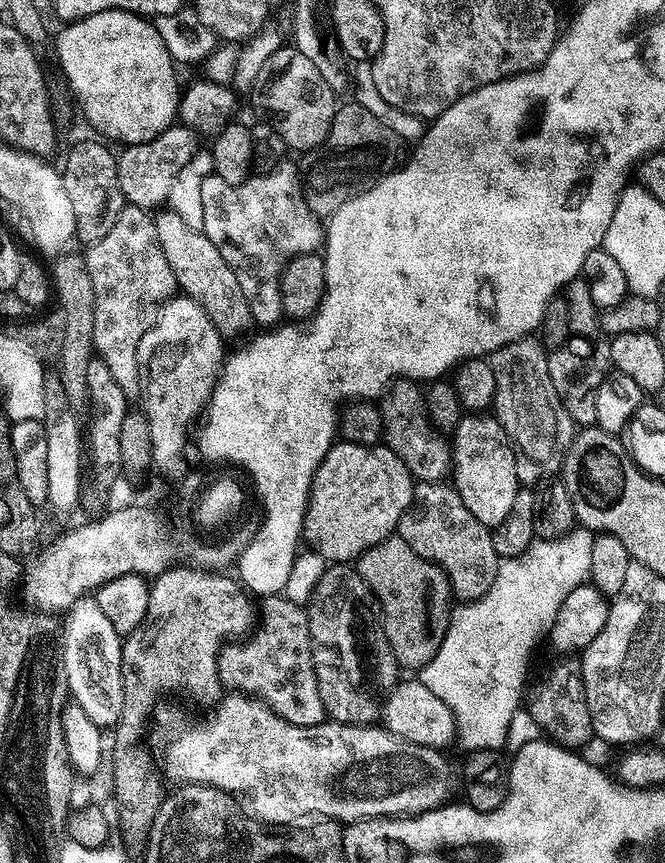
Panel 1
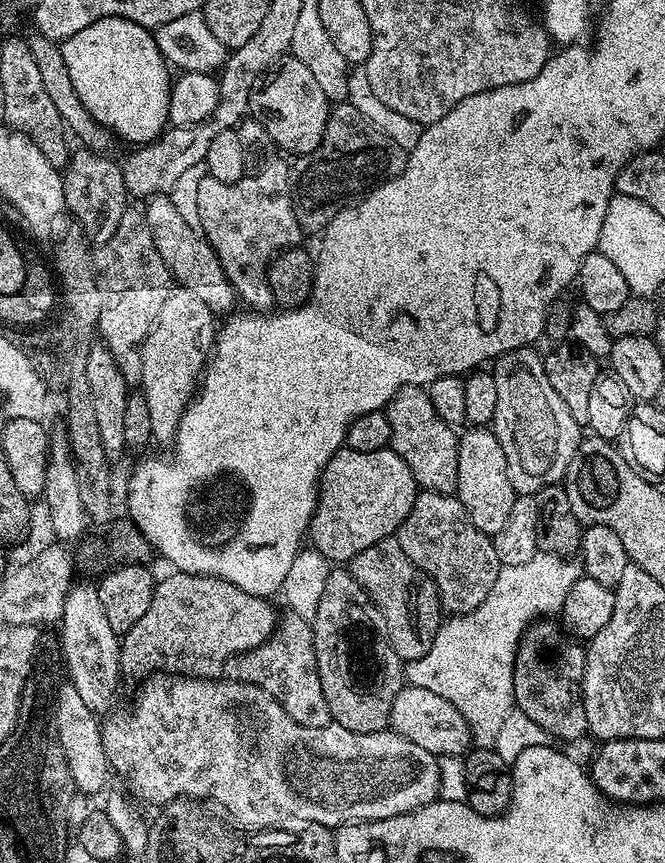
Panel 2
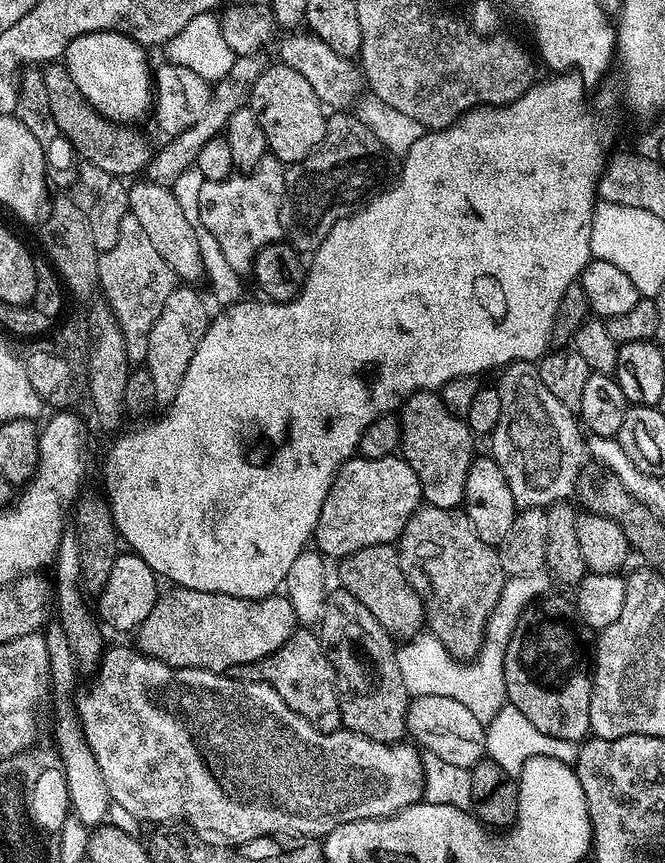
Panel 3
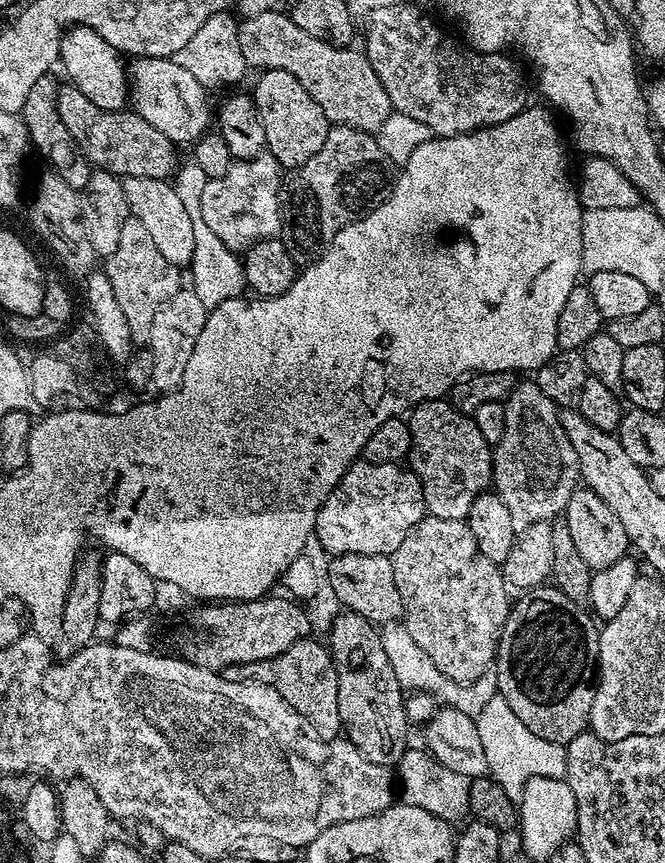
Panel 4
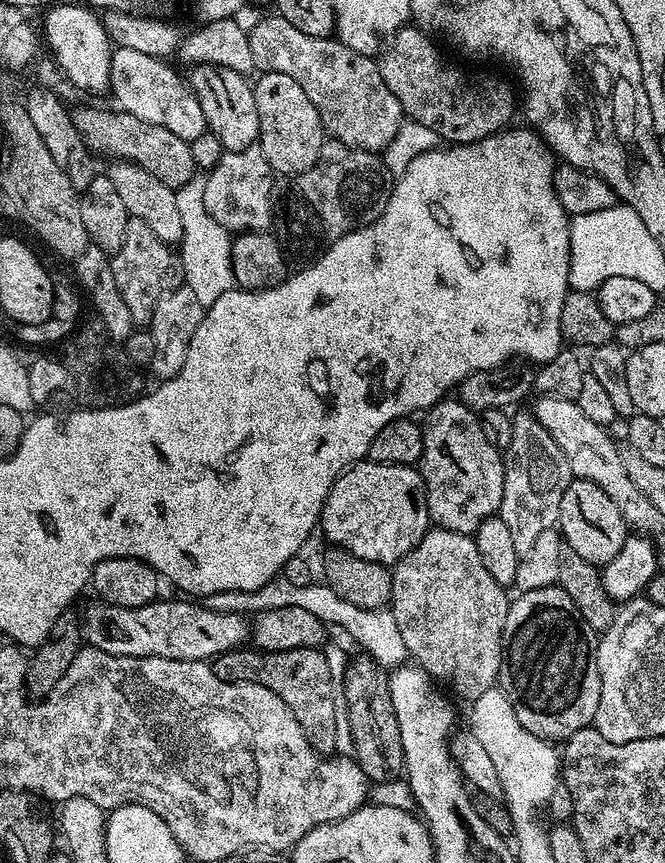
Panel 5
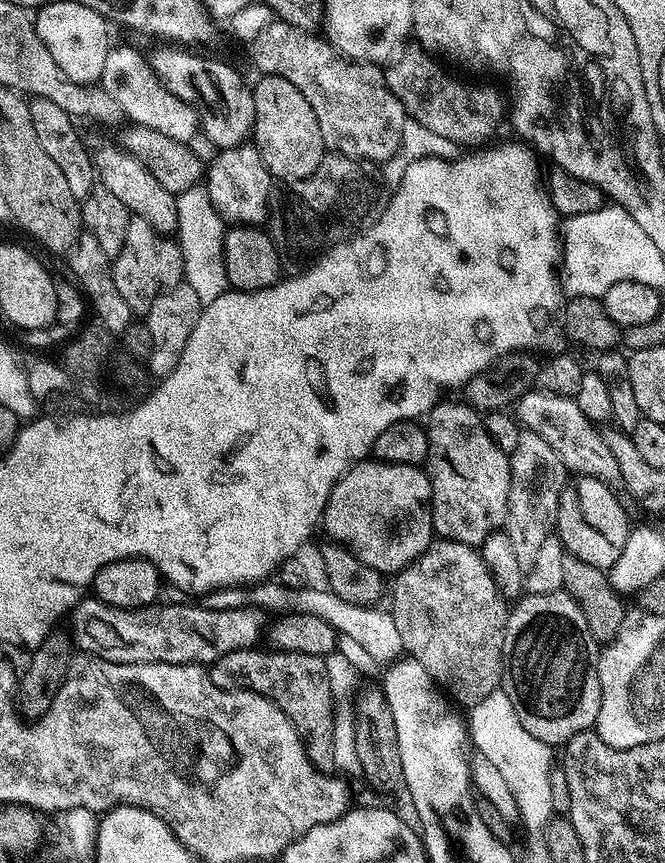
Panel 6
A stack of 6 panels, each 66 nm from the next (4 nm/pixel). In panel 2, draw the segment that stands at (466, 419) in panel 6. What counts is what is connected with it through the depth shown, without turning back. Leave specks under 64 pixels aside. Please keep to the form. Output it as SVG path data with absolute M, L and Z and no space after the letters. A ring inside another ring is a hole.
M418 384L402 386L392 395L386 409L390 422L390 447L410 466L417 485L425 492L455 493L458 482L458 432L449 421L434 410L427 387Z

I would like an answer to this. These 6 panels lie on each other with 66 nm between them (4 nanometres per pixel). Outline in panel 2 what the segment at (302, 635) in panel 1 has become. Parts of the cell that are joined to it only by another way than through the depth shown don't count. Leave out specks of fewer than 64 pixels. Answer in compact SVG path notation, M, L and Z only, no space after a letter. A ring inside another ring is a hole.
M285 611L279 617L276 629L262 646L249 652L240 652L224 663L223 675L238 684L253 684L270 694L302 726L324 728L332 723L330 706L322 694L319 666L316 661L315 635L311 623L298 614Z

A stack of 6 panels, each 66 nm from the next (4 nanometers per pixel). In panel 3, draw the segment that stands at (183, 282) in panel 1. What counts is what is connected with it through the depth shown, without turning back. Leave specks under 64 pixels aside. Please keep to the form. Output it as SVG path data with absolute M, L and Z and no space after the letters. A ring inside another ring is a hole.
M147 178L137 179L128 190L128 210L136 215L138 222L142 222L150 242L154 242L158 254L162 254L162 258L170 262L170 266L181 281L196 282L192 280L205 279L206 252L202 247L202 240L200 244L201 233L197 225L192 224L190 218L186 218L186 213L182 210L178 198L174 198L169 185L155 184L153 180Z

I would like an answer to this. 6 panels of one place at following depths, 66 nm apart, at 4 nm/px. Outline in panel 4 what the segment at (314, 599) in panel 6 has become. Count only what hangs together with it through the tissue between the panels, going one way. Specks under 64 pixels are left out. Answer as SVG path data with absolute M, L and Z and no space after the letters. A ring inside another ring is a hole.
M392 621L381 627L380 630L380 650L383 659L390 662L394 669L394 674L401 688L408 692L424 692L437 700L437 703L458 710L462 710L470 717L476 717L482 712L490 698L497 695L496 679L493 675L485 674L480 676L472 683L456 683L453 679L446 677L440 670L434 666L425 653L418 646L418 642L410 637L410 632L406 630L401 621Z

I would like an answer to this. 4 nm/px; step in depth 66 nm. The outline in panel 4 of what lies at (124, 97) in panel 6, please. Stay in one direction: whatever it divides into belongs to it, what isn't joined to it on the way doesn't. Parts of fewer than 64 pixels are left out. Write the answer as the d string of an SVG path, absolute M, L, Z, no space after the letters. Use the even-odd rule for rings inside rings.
M141 56L133 59L130 64L130 96L137 114L146 118L150 126L162 130L162 134L166 134L166 138L170 138L177 146L195 145L196 141L209 131L209 93L193 74L185 67L178 66L173 58Z

